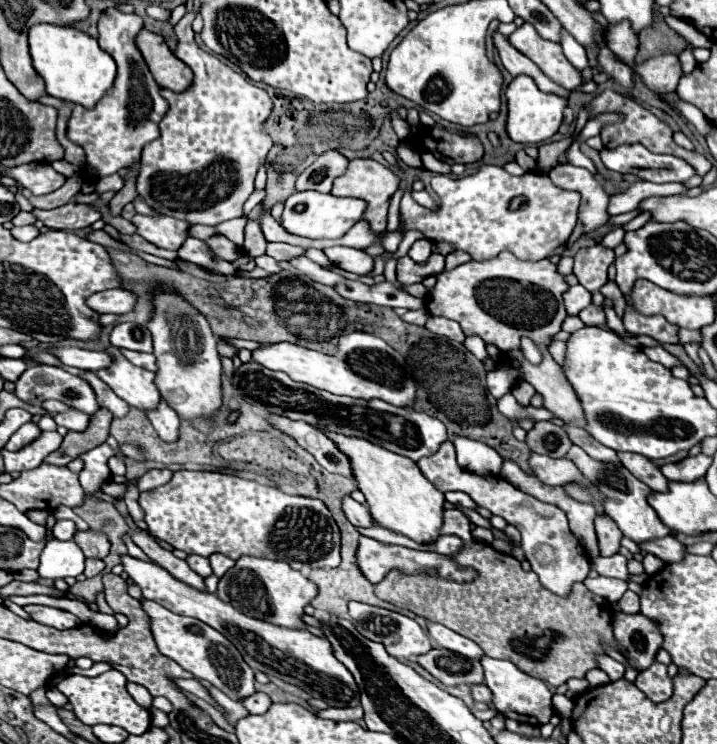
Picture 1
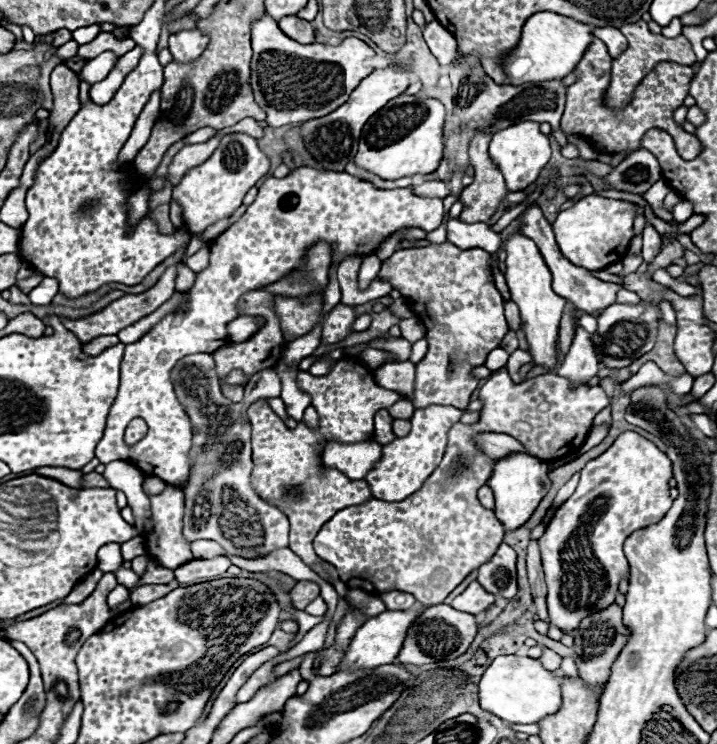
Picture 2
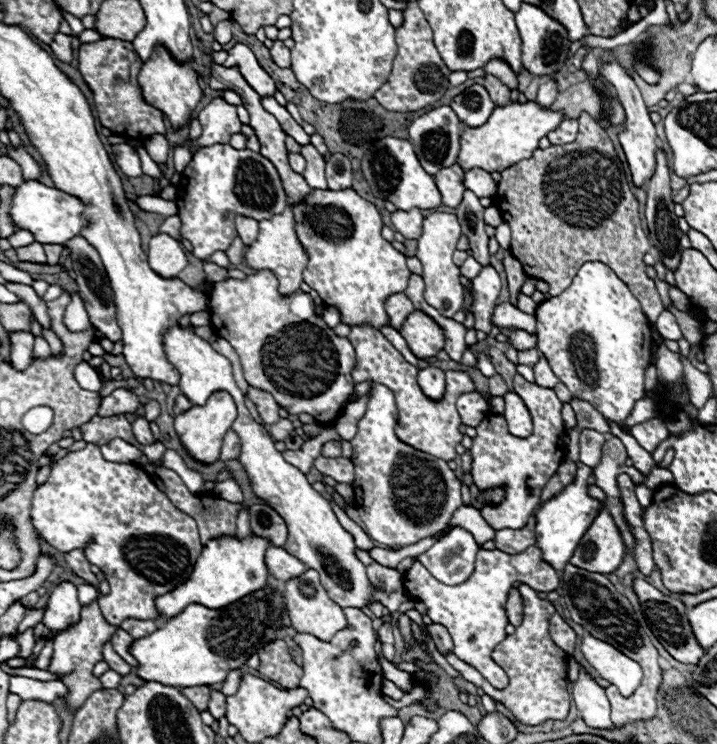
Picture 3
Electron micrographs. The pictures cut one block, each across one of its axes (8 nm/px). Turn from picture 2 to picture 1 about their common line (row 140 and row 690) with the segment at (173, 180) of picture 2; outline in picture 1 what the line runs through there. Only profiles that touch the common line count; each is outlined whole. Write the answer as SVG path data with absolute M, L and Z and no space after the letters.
M208 688L208 692L210 692L210 696L214 698L214 702L222 708L222 714L224 714L224 718L232 724L232 726L236 726L236 722L238 720L242 720L246 714L250 714L240 702L234 702L234 700L230 700L224 692L220 692L218 688Z

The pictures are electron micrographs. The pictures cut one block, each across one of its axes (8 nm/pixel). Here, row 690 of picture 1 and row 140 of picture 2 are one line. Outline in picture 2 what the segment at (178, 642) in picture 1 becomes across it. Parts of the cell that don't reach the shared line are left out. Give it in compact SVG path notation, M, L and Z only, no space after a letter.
M220 134L222 142L214 154L200 166L190 168L172 188L172 198L184 208L184 226L190 232L200 232L210 224L230 216L242 206L246 192L270 170L270 160L262 154L256 140L246 134Z

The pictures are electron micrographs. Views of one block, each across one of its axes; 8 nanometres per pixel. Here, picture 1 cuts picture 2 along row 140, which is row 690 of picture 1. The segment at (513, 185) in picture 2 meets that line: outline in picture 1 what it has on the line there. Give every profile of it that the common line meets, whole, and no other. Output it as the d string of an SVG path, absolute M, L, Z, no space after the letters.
M484 656L480 660L480 664L484 668L484 682L492 692L492 704L500 714L504 714L506 718L524 722L524 724L532 724L532 726L542 726L542 724L550 722L550 718L554 716L552 692L548 690L548 686L542 680L532 678L526 672L520 672L508 660L494 660L494 658Z

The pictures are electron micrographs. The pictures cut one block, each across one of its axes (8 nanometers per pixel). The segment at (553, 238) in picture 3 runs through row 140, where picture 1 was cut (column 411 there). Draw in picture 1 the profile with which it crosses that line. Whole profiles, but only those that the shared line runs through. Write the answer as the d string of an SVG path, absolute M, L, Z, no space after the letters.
M444 508L444 528L440 528L440 536L446 534L458 536L464 542L456 552L456 564L476 568L476 580L460 584L440 576L420 576L420 572L402 574L394 570L388 572L382 582L374 584L376 596L474 640L486 656L510 660L522 672L550 686L560 686L570 678L584 678L588 670L596 668L594 656L604 652L602 640L616 648L610 604L598 604L582 582L572 584L568 596L556 596L544 590L538 576L532 570L522 570L514 556L474 540L470 520L456 508Z

